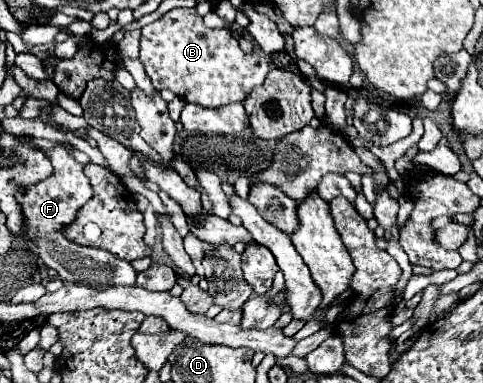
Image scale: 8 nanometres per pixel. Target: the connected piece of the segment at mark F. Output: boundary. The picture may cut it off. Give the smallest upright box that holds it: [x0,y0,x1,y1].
[18,145,136,289]

